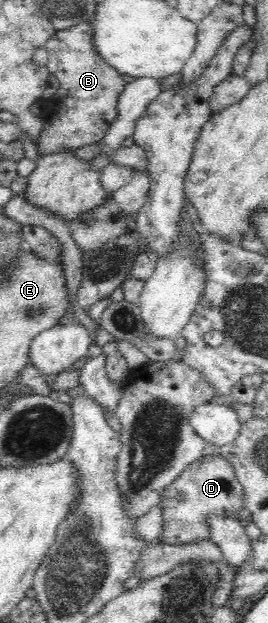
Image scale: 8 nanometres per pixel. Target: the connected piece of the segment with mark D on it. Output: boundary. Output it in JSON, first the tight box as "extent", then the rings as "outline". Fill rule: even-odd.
{"extent":[157,454,243,545],"outline":[[[218,454],[195,460],[160,495],[164,523],[157,542],[170,545],[209,539],[204,522],[207,514],[232,516],[243,510],[243,487],[235,477],[233,466]]]}

